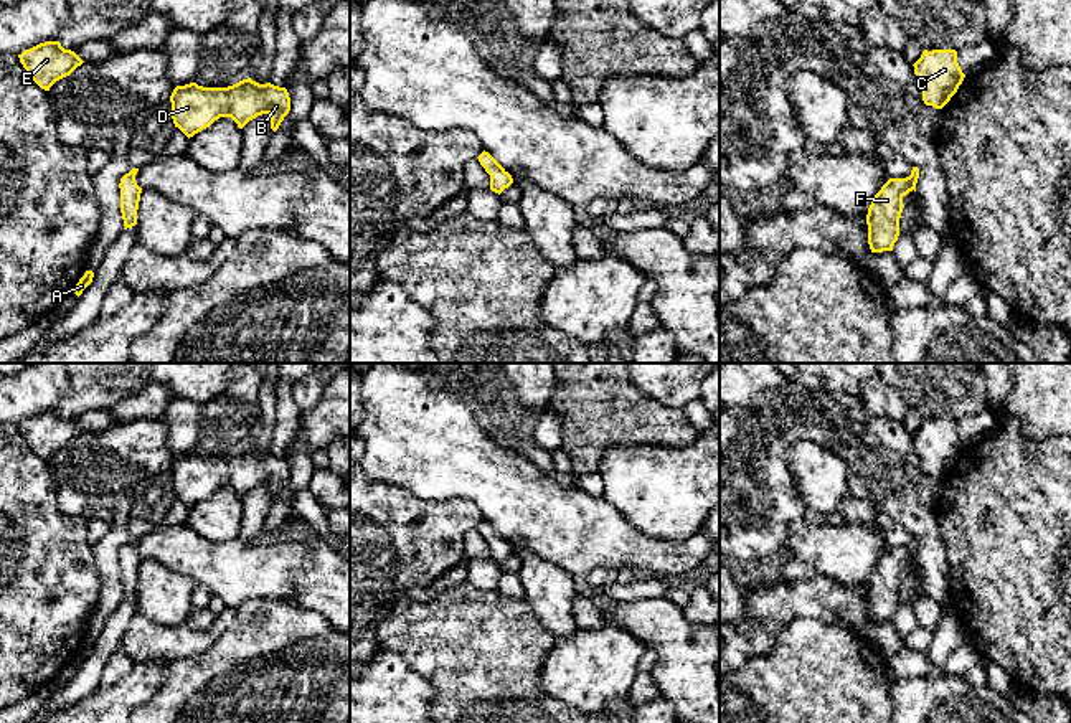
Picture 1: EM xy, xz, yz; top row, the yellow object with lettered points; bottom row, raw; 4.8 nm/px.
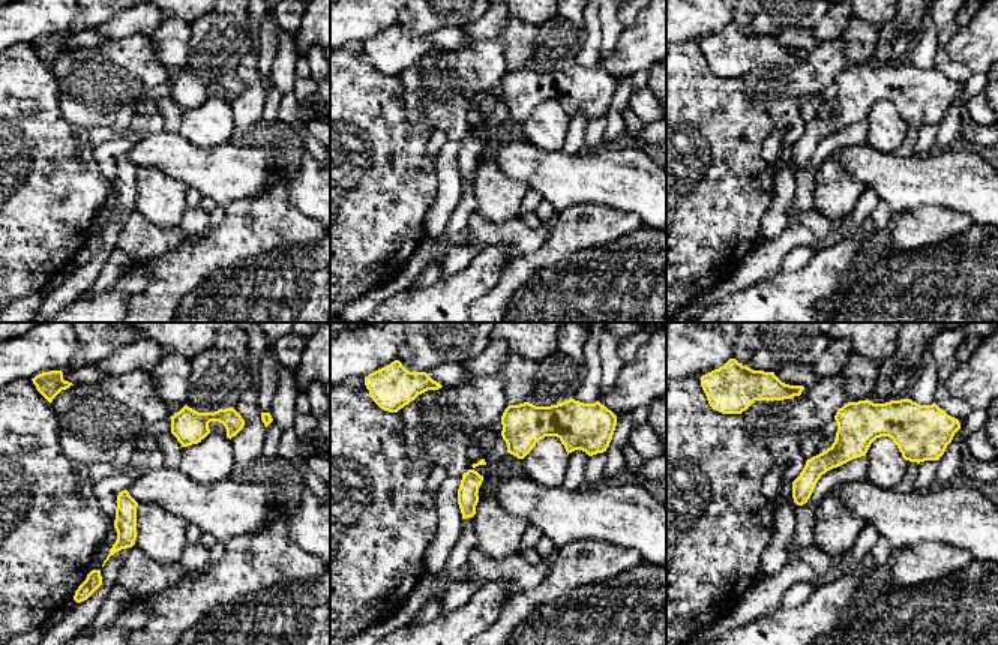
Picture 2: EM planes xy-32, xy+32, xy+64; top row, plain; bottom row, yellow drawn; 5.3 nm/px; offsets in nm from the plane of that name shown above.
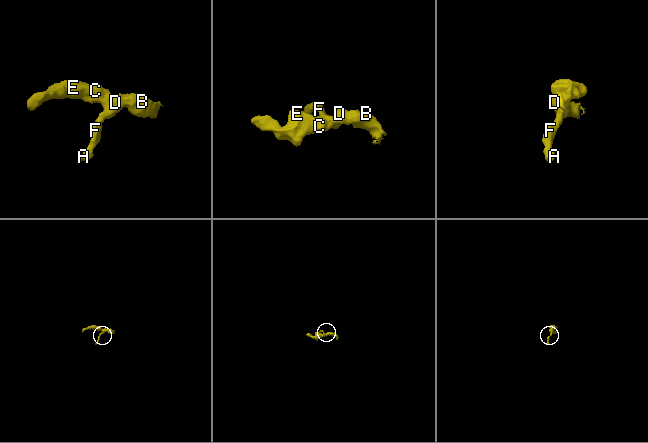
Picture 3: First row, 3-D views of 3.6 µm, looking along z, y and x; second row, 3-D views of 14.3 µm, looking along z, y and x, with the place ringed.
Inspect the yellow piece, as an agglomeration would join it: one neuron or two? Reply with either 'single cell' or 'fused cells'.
single cell

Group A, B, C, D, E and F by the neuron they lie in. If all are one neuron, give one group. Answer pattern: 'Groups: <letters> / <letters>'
Groups: A B C D E F

